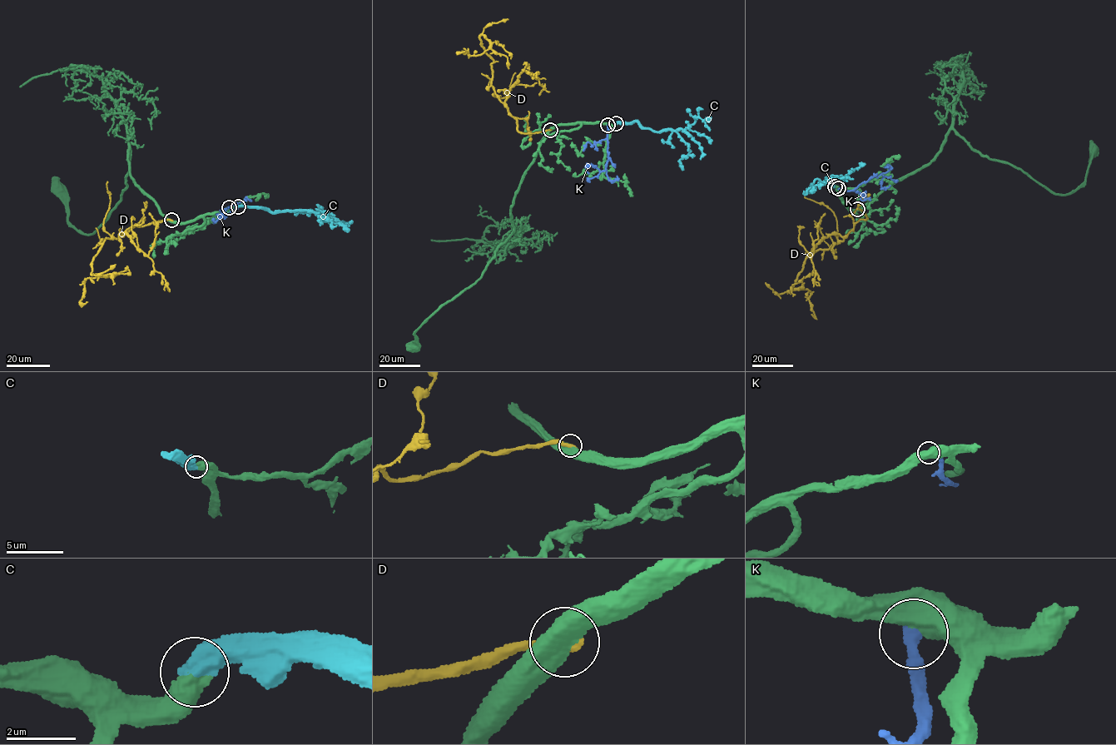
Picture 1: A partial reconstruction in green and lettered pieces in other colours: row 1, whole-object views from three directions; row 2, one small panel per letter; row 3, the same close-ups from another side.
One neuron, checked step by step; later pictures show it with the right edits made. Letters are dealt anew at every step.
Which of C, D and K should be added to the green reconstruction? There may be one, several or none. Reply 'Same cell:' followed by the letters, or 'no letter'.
Same cell: C

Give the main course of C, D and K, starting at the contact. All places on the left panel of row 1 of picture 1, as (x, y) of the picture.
C: (238, 206), (257, 206), (273, 212), (310, 210), (324, 218), (327, 213), (327, 217), (334, 222), (349, 226)
D: (171, 220), (135, 224), (117, 238), (101, 239), (91, 274), (106, 276), (84, 281), (80, 301), (87, 302)
K: (230, 207), (234, 214), (237, 205), (231, 205), (218, 215), (222, 214)

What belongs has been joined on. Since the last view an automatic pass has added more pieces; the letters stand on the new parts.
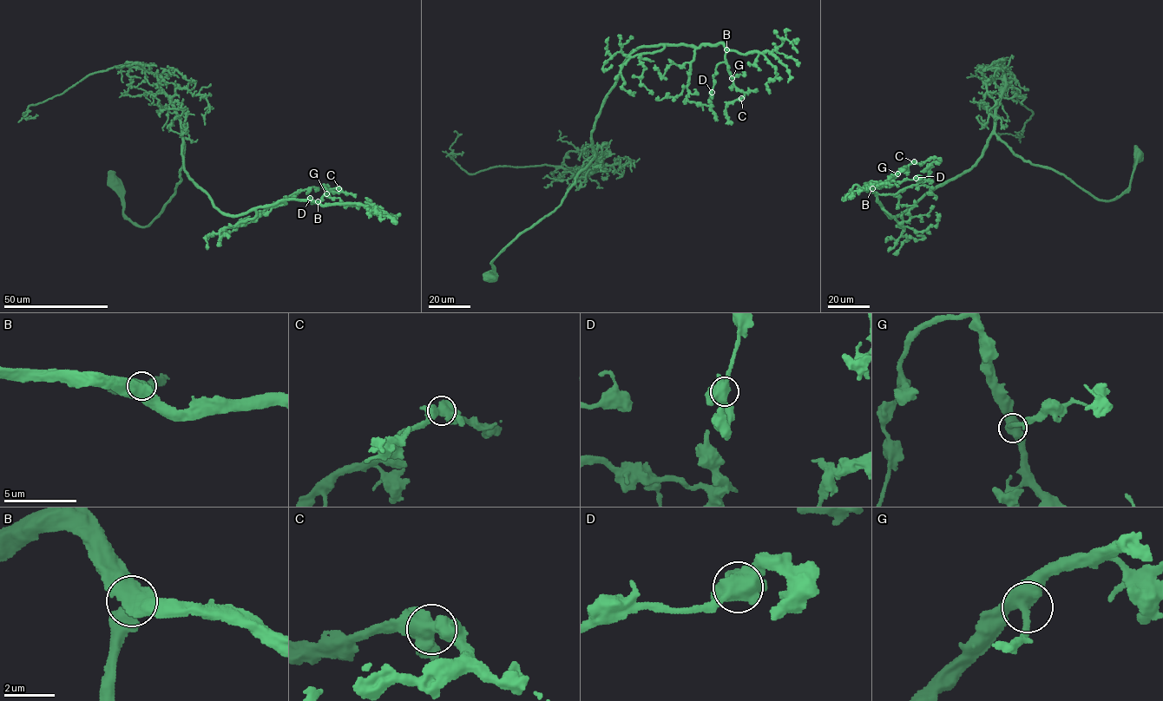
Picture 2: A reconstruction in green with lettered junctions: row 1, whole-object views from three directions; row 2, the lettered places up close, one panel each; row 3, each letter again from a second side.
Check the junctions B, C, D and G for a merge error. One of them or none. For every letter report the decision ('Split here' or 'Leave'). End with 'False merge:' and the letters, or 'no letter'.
B: Leave
C: Leave
D: Leave
G: Leave
False merge: no letter

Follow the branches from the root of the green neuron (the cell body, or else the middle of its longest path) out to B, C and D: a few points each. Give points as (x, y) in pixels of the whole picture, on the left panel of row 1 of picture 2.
B: (114, 182), (123, 213), (150, 225), (180, 179), (183, 143), (184, 170), (226, 214), (285, 199), (318, 201)
C: (114, 182), (123, 213), (143, 227), (174, 192), (183, 143), (184, 170), (226, 214), (318, 203), (338, 188)
D: (114, 182), (123, 213), (150, 225), (180, 179), (183, 143), (184, 170), (226, 214), (318, 203), (310, 198)

